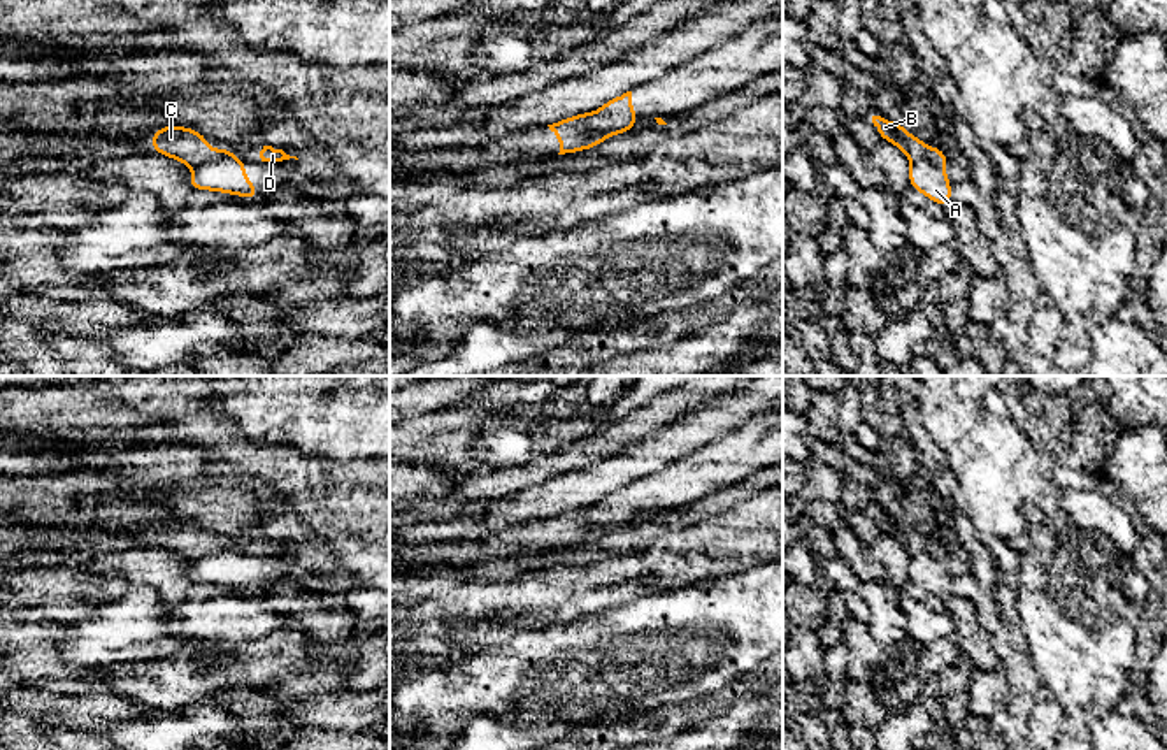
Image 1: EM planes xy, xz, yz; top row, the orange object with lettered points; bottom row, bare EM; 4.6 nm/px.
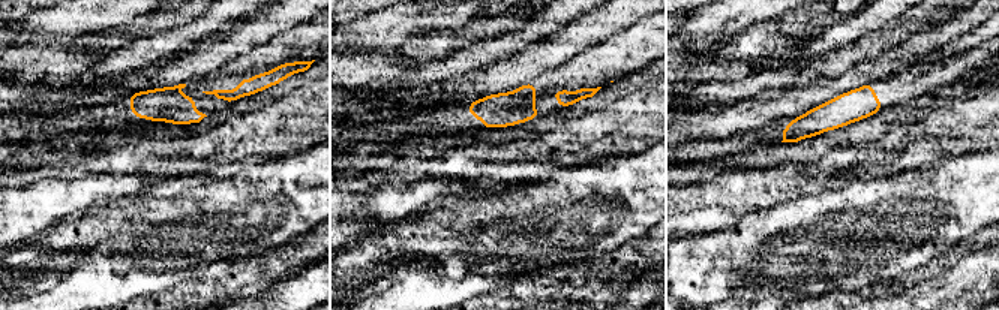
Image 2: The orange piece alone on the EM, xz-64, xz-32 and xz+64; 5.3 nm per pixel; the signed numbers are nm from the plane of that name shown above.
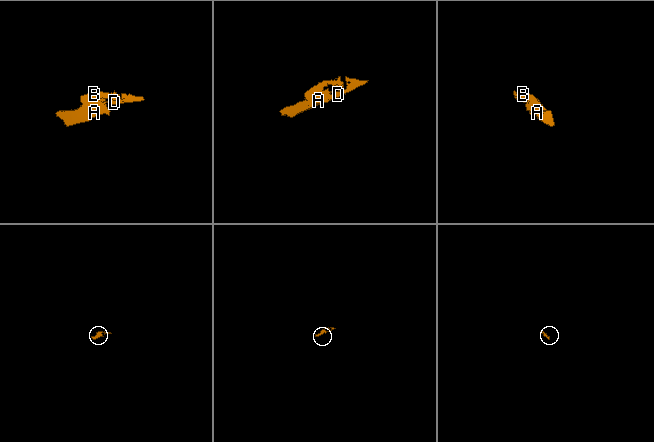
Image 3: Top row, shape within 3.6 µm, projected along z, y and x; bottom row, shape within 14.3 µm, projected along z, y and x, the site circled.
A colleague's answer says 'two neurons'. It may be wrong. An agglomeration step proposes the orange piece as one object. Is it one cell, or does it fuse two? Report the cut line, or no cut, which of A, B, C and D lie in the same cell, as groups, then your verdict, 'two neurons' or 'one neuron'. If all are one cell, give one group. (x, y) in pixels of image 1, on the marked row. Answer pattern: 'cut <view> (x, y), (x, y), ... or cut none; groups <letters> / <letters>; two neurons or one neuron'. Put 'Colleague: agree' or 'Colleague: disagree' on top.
Colleague: agree
cut xz (592, 113), (588, 127), (594, 132), (616, 134); groups A / B C D; two neurons

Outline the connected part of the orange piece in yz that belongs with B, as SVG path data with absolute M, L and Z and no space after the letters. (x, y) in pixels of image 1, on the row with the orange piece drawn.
M872 116L872 123L881 135L883 141L891 142L897 146L911 163L927 160L937 167L946 167L948 156L942 149L927 146L923 141L920 141L913 132L904 132L904 123L895 123L890 119L884 119L881 116Z

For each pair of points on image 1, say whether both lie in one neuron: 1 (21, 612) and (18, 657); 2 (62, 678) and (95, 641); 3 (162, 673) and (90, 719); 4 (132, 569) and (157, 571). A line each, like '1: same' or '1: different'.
1: different
2: different
3: different
4: same

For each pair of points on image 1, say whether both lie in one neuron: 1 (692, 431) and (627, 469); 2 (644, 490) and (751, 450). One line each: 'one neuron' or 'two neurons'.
1: one neuron
2: one neuron

